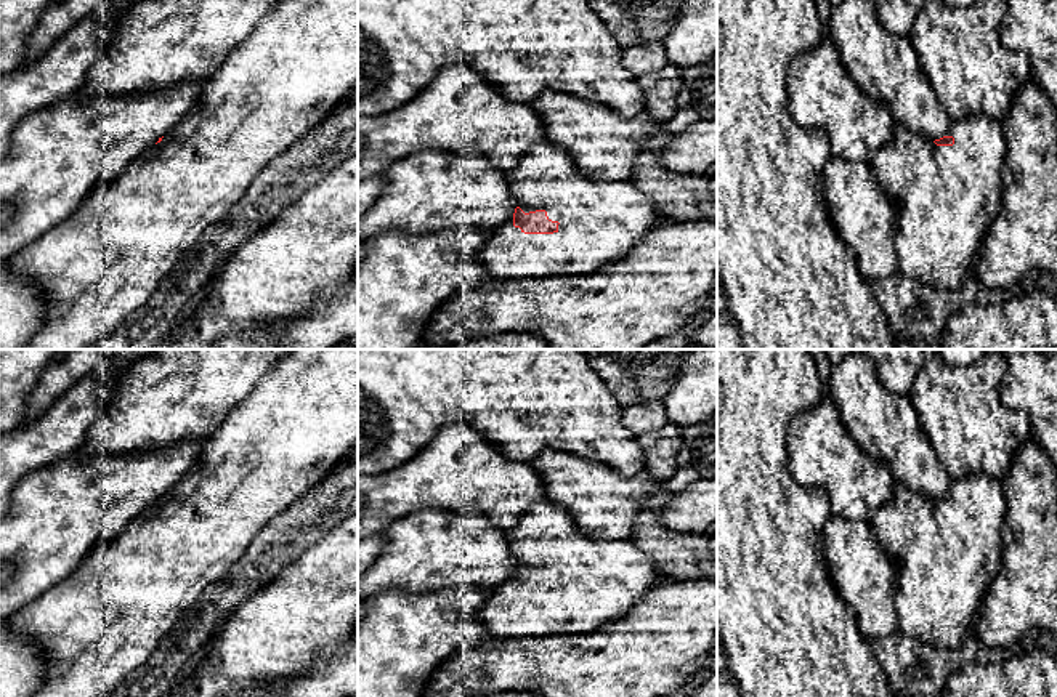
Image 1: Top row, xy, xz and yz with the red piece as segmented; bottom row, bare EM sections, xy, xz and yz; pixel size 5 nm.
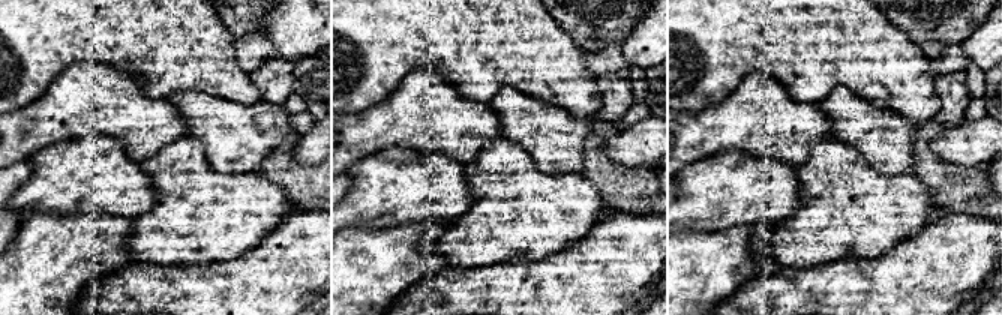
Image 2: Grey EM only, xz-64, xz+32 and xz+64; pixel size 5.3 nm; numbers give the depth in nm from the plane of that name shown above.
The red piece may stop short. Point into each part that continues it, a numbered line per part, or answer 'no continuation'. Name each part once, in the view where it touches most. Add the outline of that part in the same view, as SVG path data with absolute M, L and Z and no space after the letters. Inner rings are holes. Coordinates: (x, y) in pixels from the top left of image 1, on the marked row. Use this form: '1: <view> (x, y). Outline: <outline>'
1: xz (600, 221). Outline: M542 143L531 147L520 163L505 171L508 191L524 213L545 210L549 220L558 221L553 234L524 234L510 218L504 226L491 229L489 240L478 252L478 261L494 279L542 279L549 276L581 276L624 258L640 239L664 220L651 199L630 181L593 181L581 175L573 157L560 146Z

